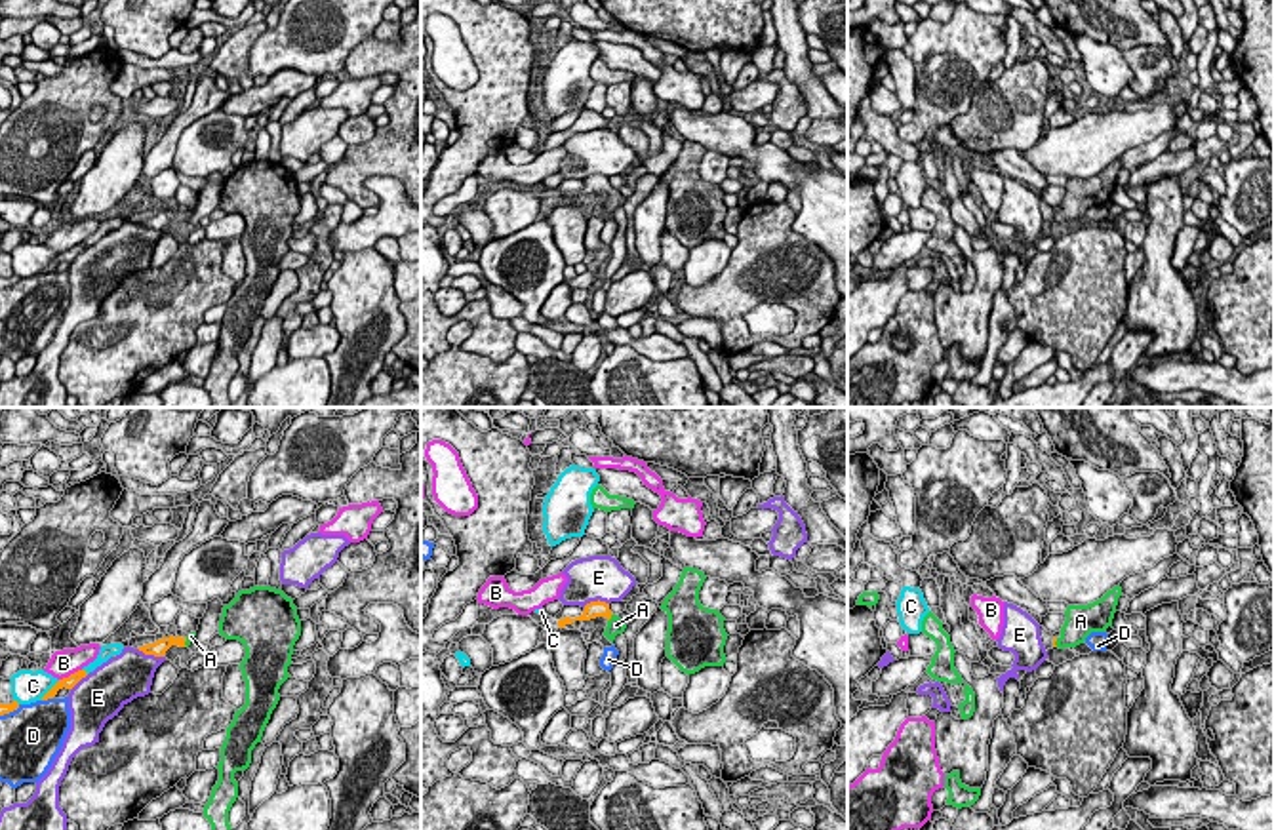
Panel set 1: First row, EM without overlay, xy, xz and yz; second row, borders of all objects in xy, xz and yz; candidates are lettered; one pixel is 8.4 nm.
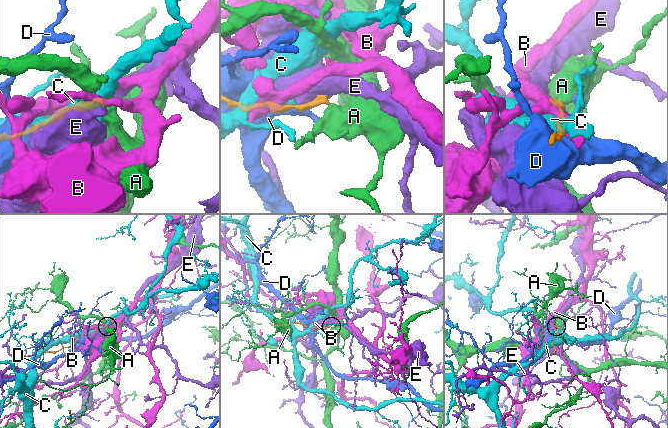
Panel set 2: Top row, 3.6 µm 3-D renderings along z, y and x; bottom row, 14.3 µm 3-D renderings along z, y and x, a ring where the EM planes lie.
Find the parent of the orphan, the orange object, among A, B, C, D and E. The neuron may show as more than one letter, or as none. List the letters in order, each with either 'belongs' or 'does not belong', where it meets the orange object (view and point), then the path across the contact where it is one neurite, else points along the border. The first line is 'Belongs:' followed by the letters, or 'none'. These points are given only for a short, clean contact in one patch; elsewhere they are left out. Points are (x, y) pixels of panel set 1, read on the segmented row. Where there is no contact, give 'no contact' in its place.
Belongs: A
A: belongs; contact xz (610, 617); way xz (593, 610), (602, 610), (610, 617), (616, 625)
B: does not belong; contact xy (71, 674)
C: does not belong; contact xy (50, 690)
D: does not belong; contact xy (46, 699)
E: does not belong; contact xy (151, 653)

